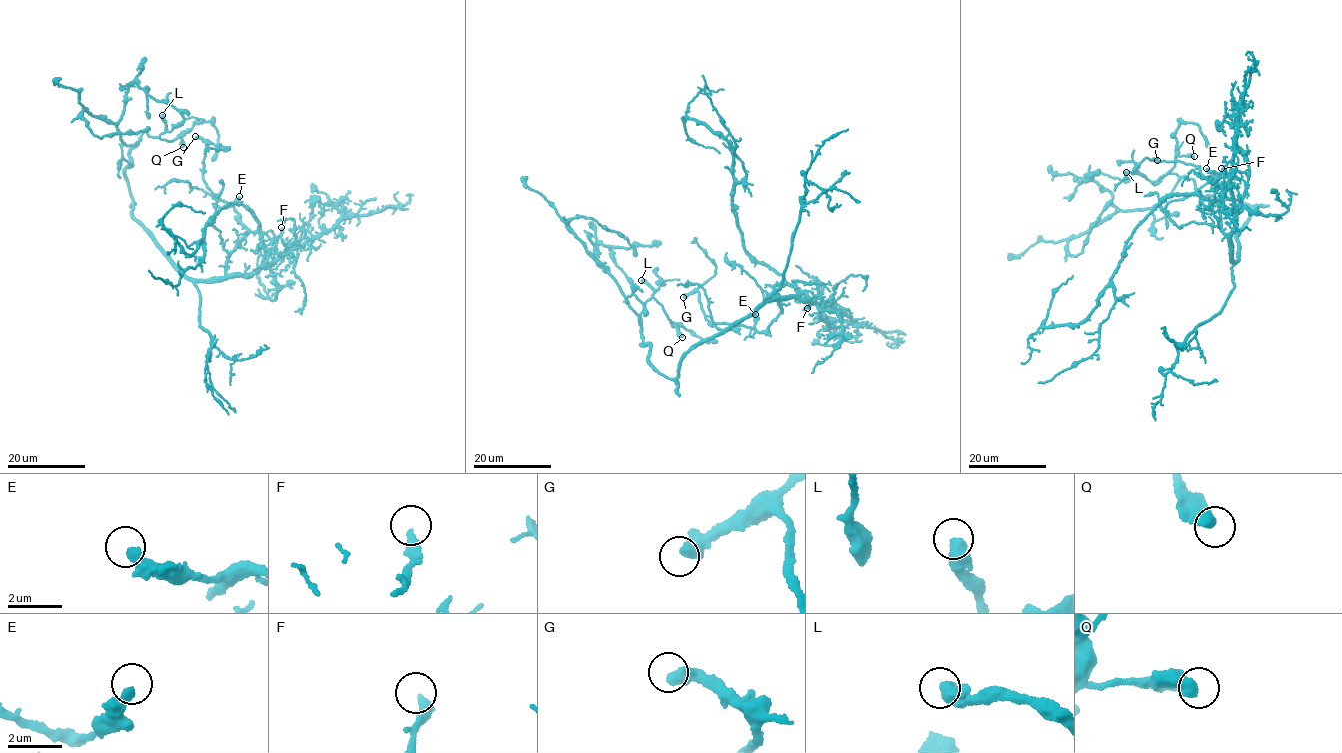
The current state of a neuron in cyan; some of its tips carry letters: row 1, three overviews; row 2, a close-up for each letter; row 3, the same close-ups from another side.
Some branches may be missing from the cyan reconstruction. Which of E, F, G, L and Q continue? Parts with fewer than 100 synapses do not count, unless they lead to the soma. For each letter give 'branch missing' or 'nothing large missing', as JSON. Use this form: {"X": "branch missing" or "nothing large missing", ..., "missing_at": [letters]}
{"E": "nothing large missing", "F": "nothing large missing", "G": "nothing large missing", "L": "nothing large missing", "Q": "nothing large missing", "missing_at": []}

